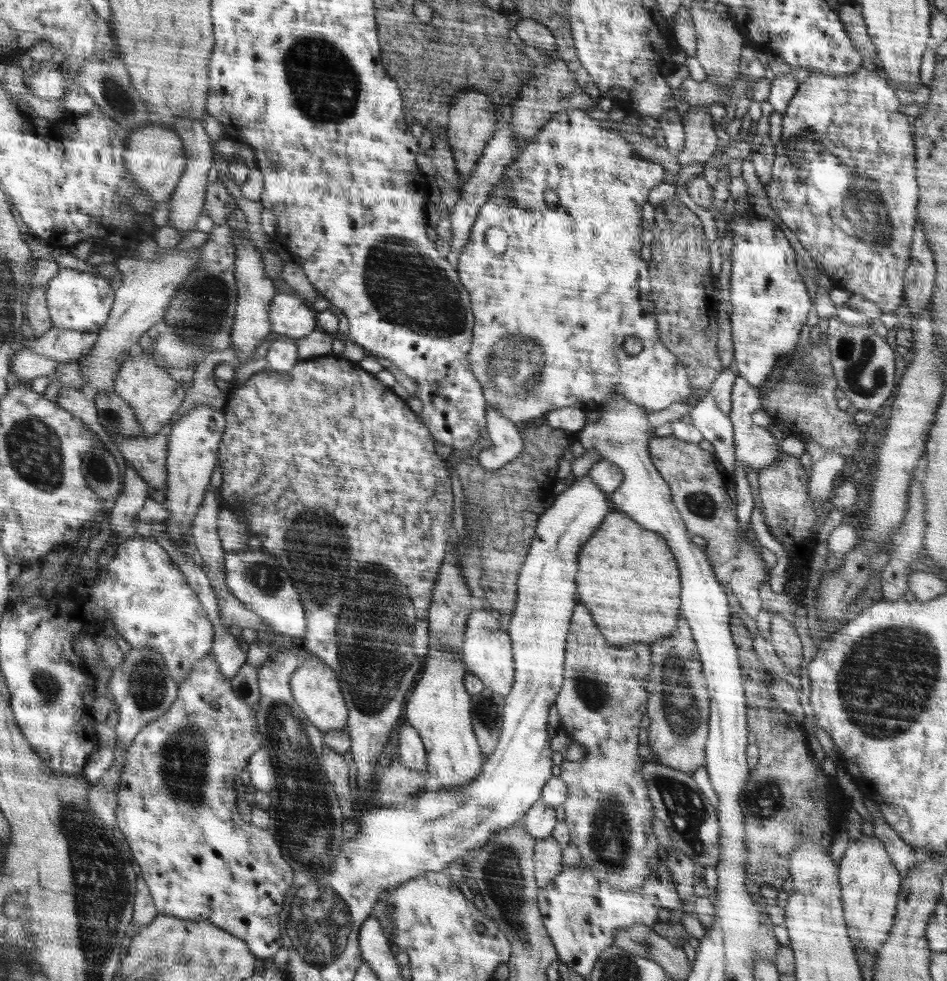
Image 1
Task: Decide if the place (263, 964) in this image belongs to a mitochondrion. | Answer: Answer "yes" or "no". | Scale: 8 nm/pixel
no

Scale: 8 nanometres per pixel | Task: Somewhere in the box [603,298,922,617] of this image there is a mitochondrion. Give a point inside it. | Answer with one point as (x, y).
(857, 355)

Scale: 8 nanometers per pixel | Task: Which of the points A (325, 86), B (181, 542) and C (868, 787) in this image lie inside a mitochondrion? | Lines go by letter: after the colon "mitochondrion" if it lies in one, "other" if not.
A: mitochondrion
B: other
C: other

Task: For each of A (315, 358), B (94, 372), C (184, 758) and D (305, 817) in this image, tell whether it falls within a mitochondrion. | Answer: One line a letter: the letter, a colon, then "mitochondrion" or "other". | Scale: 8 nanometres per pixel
A: other
B: other
C: mitochondrion
D: mitochondrion

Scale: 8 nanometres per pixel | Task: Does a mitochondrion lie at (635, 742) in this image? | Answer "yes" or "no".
no

